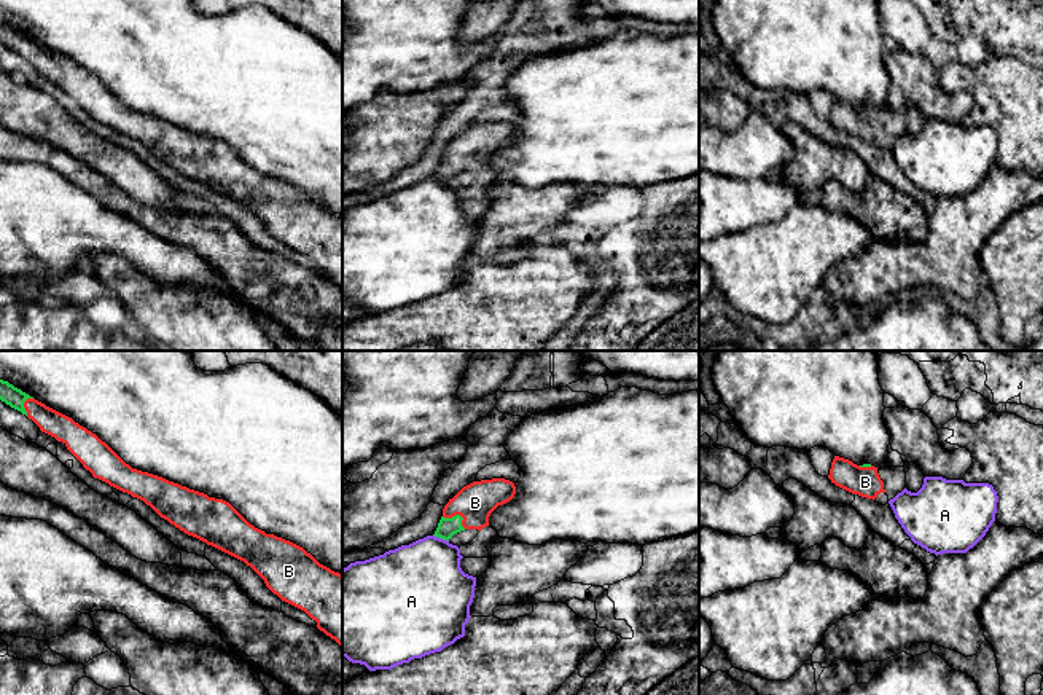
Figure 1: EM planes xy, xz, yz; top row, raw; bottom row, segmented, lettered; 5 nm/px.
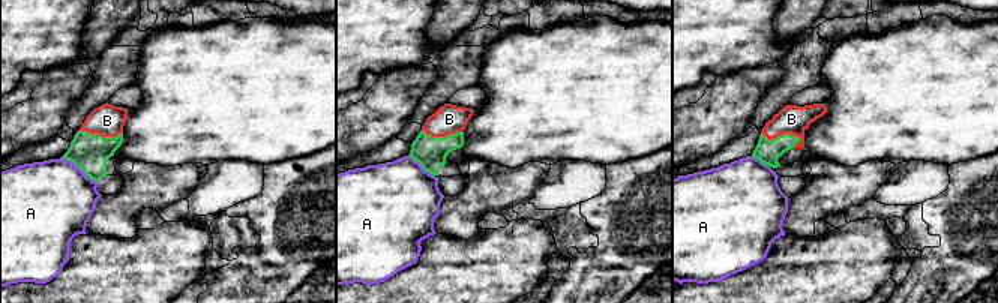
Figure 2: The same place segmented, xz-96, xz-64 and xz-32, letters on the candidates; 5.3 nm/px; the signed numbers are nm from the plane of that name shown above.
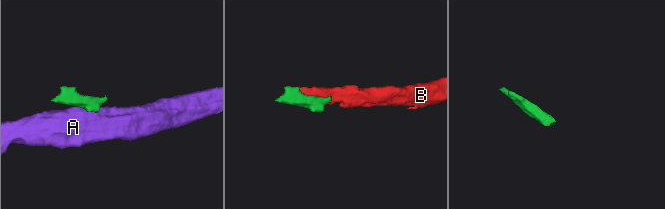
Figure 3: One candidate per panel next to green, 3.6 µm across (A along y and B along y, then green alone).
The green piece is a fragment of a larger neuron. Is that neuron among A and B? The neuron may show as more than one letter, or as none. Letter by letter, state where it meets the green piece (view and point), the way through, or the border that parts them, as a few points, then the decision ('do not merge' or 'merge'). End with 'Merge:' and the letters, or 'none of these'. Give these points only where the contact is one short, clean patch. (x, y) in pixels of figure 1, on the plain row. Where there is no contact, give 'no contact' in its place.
A: xz (441, 180) | along xz (433, 177), (448, 184) | do not merge
B: xz (457, 158) | merge
Merge: B

